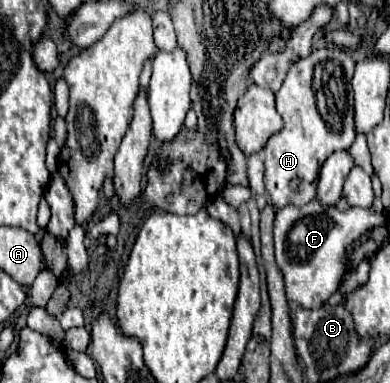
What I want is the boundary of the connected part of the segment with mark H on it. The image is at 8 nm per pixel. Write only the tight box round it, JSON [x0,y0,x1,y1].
[265,49,355,209]

